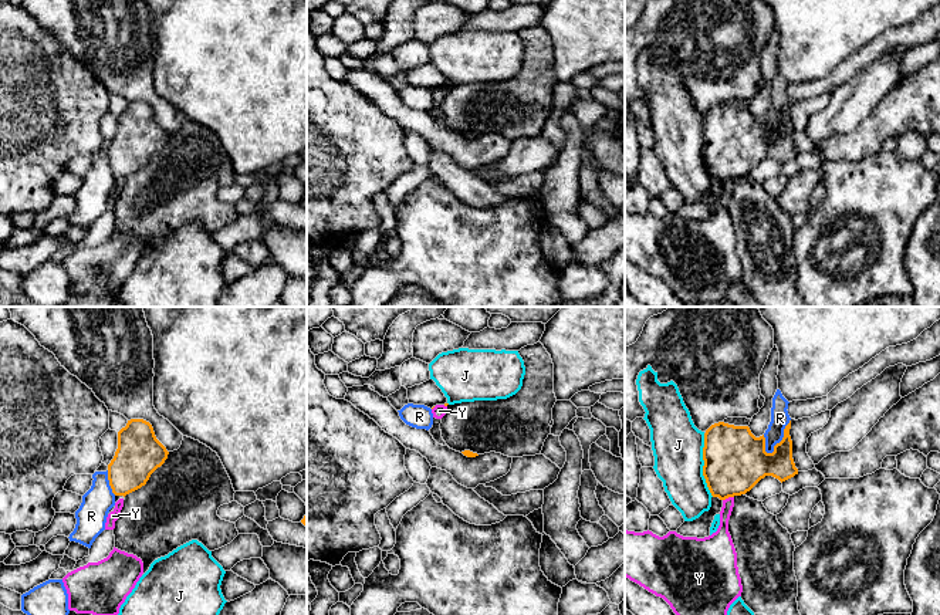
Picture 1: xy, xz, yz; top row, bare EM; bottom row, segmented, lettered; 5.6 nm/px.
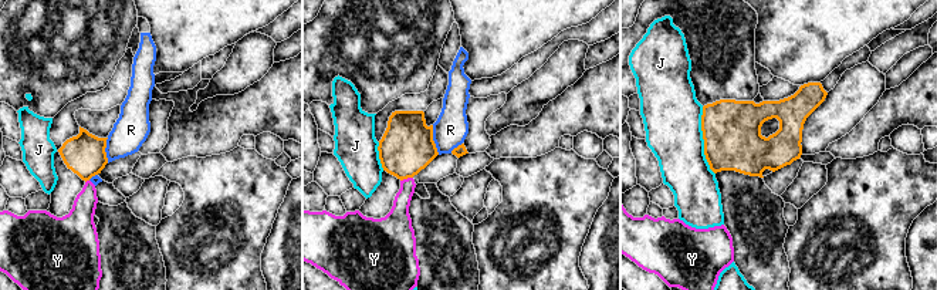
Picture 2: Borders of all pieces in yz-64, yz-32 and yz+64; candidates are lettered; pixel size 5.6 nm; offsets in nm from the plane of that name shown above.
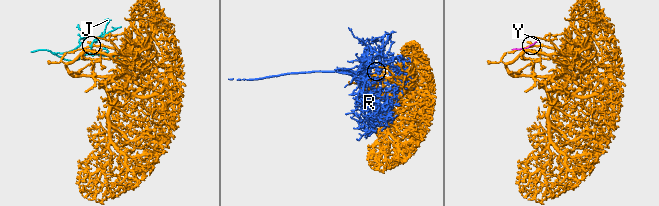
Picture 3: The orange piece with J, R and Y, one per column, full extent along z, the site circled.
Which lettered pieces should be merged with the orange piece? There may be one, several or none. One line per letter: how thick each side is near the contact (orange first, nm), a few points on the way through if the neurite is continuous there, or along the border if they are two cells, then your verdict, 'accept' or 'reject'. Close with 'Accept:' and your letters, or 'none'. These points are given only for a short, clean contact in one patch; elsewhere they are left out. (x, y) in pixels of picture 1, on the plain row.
J: 360/280 nm | along yz (703, 115), (703, 159), (713, 178) | reject
R: 260/110 nm | reject
Y: 360/120 nm | along yz (733, 178), (723, 182) | reject
Accept: none

